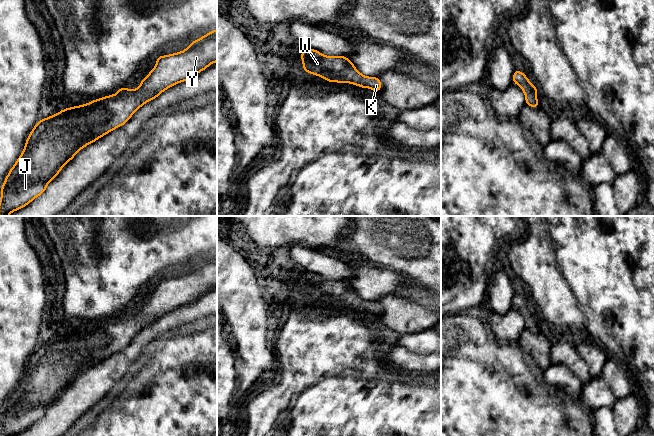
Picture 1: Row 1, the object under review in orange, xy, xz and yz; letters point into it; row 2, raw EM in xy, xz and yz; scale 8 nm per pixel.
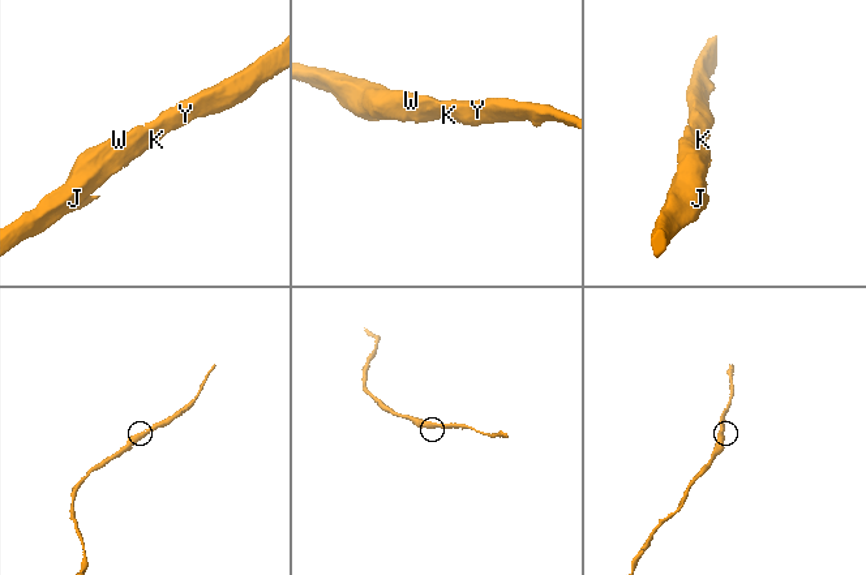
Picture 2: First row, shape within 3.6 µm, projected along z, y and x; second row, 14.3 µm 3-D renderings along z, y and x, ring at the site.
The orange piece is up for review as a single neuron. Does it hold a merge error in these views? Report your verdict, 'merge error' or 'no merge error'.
no merge error

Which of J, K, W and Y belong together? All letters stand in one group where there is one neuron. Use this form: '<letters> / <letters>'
J K W Y

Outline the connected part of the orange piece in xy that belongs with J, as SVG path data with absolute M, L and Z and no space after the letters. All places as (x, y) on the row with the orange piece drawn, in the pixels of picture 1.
M217 29L190 43L189 47L181 52L165 56L157 56L156 66L141 80L141 84L134 90L121 87L115 95L108 95L100 99L92 100L88 104L66 108L50 117L39 120L30 132L24 150L10 169L1 187L0 216L8 216L10 213L24 208L36 197L43 194L48 183L53 180L61 169L74 158L80 149L93 143L107 133L124 125L131 116L145 103L157 98L166 89L193 78L199 72L205 70L211 63L217 62Z

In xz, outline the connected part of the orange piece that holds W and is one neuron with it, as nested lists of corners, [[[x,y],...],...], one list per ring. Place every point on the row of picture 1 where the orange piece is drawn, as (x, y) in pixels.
[[[304,48],[301,60],[303,71],[322,77],[330,83],[351,83],[361,88],[370,88],[376,93],[382,88],[378,77],[362,75],[346,56],[325,56],[317,50]]]

